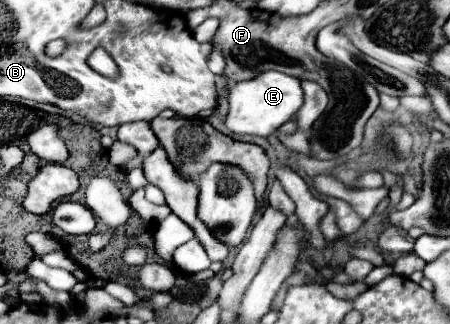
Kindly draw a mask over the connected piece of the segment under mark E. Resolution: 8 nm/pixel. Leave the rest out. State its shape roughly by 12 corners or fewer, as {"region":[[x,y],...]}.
{"region":[[262,72],[228,92],[226,126],[272,136],[302,108],[298,78]]}

